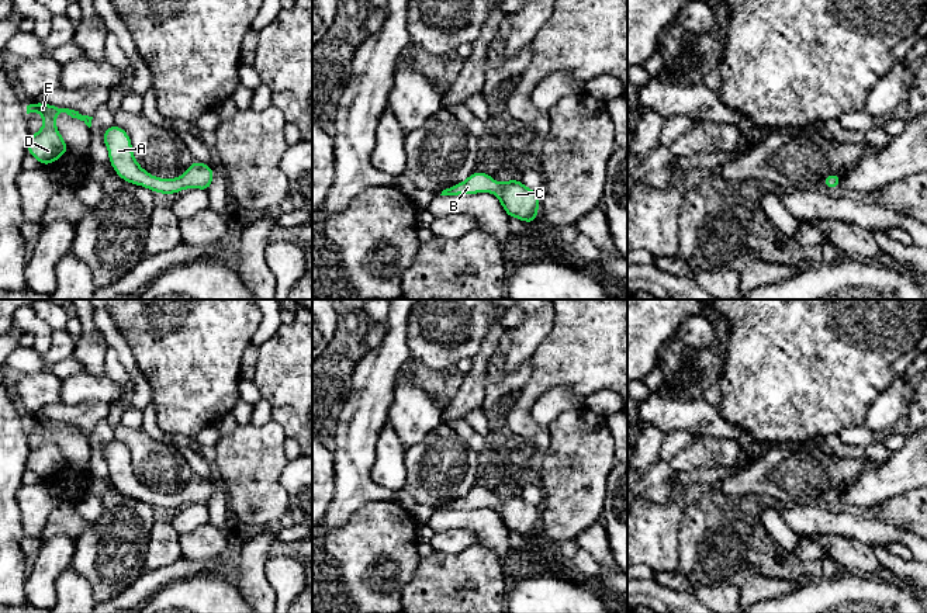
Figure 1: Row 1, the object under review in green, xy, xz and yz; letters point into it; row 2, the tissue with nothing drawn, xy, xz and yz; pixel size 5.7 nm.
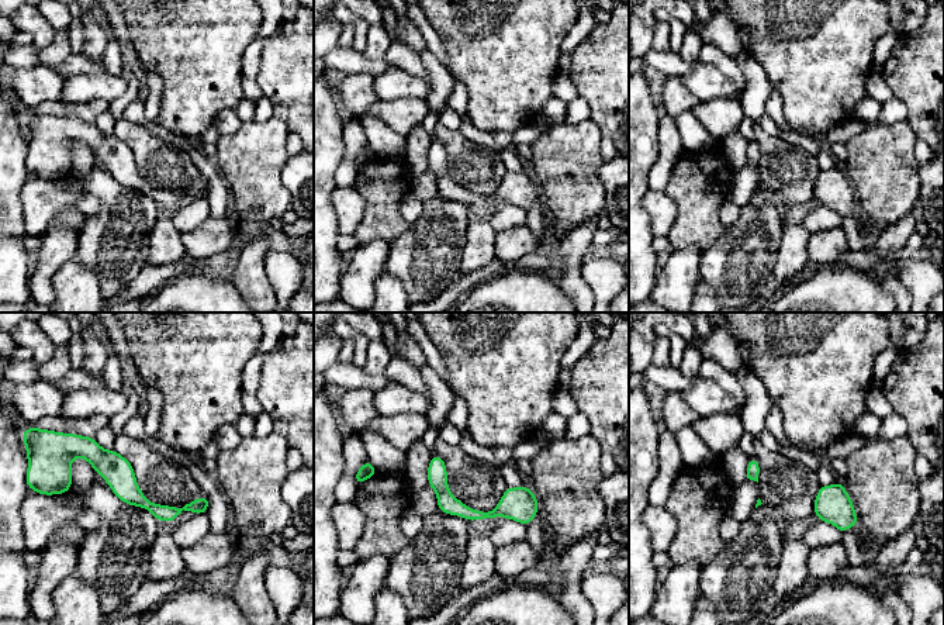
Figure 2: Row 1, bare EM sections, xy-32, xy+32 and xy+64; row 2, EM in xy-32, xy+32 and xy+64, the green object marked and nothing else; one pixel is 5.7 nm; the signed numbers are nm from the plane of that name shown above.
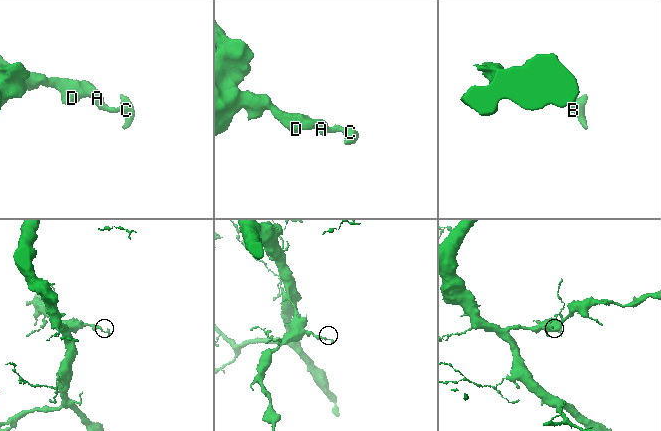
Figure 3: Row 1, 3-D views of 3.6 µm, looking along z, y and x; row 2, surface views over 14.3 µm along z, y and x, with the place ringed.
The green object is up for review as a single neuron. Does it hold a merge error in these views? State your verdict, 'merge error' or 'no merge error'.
no merge error

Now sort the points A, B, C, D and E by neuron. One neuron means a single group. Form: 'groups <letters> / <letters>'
groups A B C D E

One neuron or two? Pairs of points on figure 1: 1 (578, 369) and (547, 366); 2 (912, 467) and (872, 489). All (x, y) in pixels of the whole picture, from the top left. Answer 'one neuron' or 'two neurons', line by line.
1: one neuron
2: one neuron

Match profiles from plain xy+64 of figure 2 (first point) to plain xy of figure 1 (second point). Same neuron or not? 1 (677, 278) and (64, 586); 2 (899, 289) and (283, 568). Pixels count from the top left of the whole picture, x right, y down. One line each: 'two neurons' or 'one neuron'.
1: two neurons
2: two neurons

